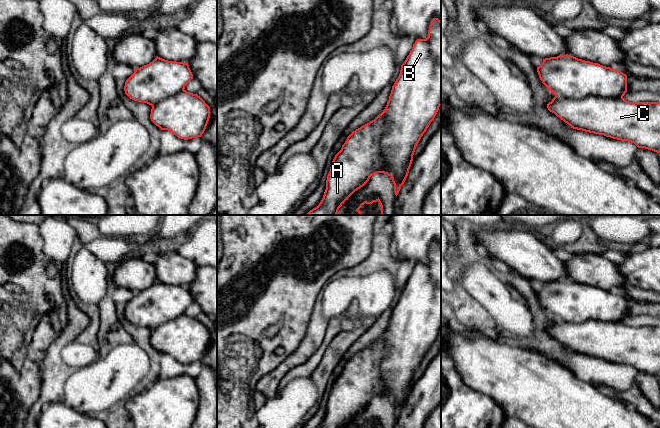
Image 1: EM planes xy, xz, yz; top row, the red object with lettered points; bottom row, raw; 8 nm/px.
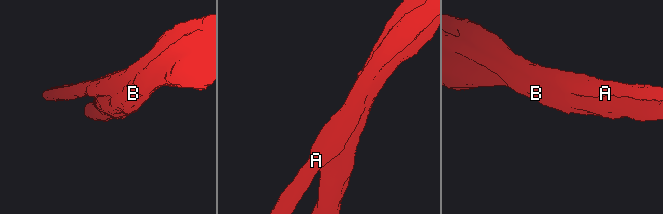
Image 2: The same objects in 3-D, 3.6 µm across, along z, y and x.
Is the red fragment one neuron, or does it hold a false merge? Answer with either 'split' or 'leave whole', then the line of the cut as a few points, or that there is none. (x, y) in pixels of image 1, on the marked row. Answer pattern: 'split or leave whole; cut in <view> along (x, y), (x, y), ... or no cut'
leave whole; no cut

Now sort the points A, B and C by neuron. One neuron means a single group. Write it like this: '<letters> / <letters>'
A B C

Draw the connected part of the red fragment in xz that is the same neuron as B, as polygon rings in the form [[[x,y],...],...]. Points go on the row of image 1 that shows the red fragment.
[[[433,18],[428,37],[415,41],[401,65],[384,111],[347,137],[331,163],[321,202],[306,215],[337,215],[344,202],[377,173],[384,173],[392,178],[397,196],[408,176],[416,146],[434,120],[440,105],[441,21]]]

